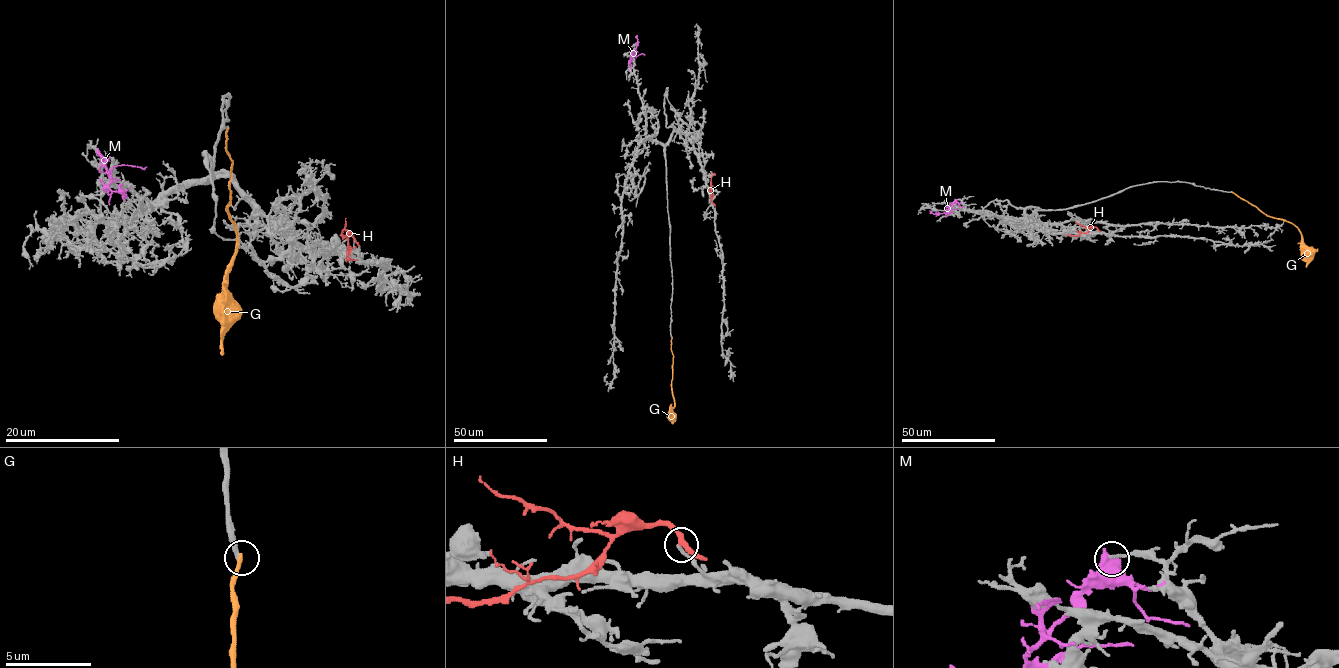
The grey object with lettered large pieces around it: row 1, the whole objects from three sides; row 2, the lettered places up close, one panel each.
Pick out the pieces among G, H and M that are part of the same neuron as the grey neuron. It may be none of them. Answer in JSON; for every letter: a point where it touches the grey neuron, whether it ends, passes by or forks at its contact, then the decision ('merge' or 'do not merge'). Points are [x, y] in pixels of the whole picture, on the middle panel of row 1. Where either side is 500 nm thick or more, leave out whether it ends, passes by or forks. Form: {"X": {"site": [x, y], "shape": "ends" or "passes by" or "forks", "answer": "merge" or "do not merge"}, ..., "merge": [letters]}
{"G": {"site": [672, 338], "shape": "ends", "answer": "do not merge"}, "H": {"site": [713, 203], "shape": "passes by", "answer": "do not merge"}, "M": {"site": [628, 61], "answer": "do not merge"}, "merge": []}

